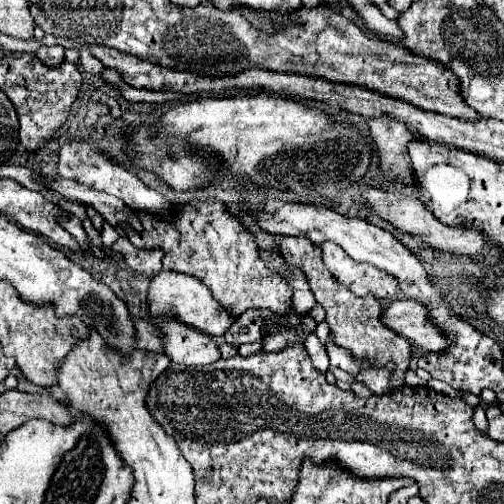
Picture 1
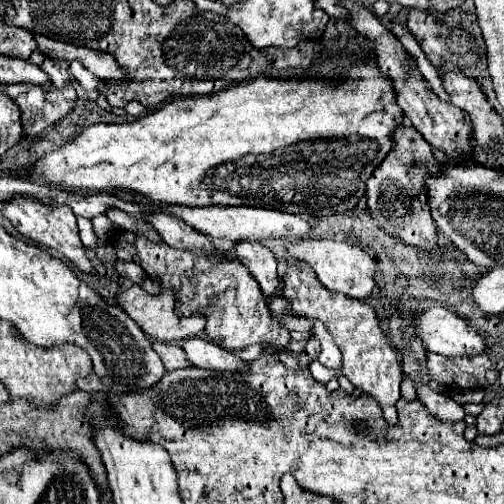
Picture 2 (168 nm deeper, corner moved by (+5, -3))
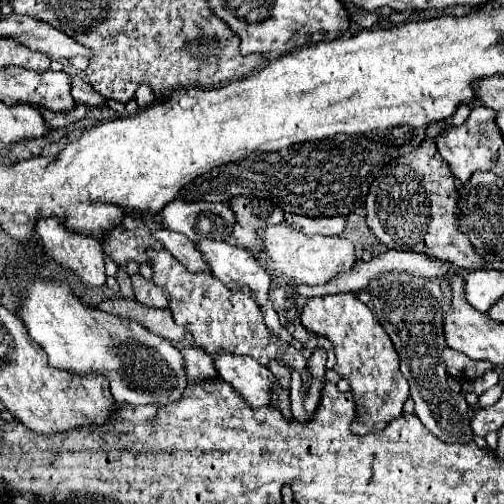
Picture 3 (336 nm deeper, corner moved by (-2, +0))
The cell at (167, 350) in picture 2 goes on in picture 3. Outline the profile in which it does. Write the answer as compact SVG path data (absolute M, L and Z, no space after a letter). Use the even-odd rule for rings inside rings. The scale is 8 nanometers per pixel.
M183 346L179 348L185 360L185 372L189 380L207 380L207 378L215 378L215 366L213 366L213 358L203 350L203 348L193 348L193 346Z

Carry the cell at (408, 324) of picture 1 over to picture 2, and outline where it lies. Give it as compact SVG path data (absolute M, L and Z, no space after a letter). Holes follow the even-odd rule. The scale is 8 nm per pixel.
M428 309L416 319L418 337L426 349L444 357L478 355L486 351L484 339L464 319L448 309Z

